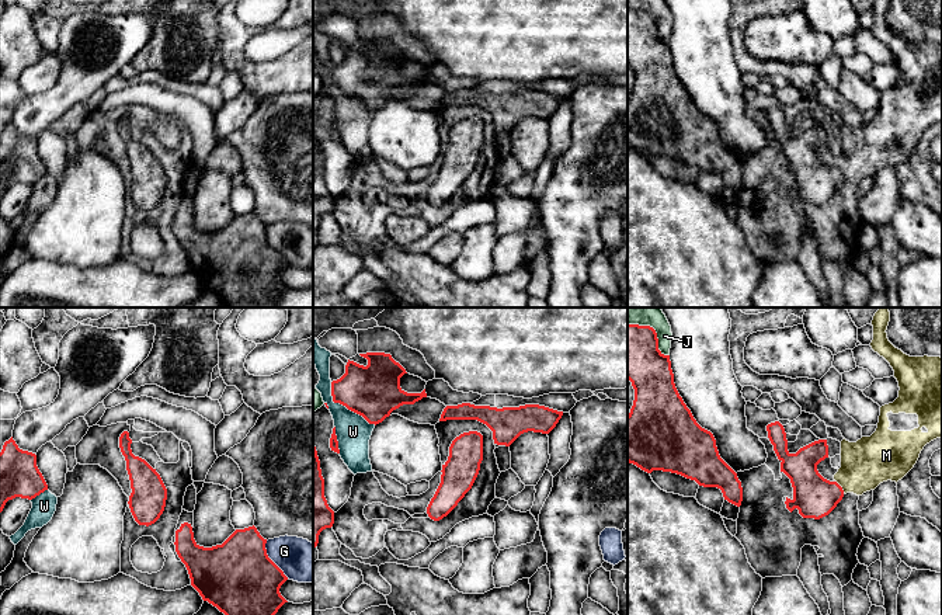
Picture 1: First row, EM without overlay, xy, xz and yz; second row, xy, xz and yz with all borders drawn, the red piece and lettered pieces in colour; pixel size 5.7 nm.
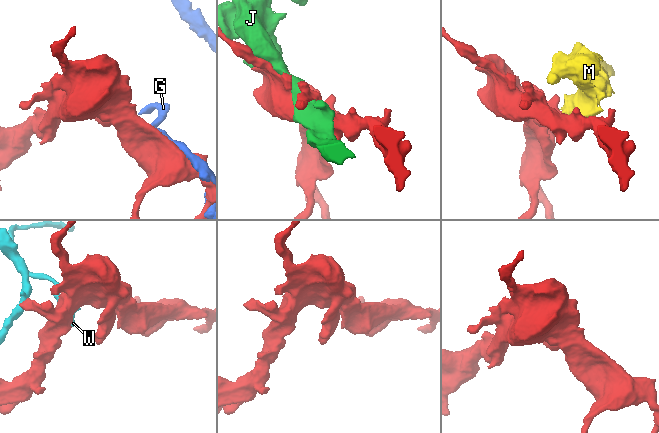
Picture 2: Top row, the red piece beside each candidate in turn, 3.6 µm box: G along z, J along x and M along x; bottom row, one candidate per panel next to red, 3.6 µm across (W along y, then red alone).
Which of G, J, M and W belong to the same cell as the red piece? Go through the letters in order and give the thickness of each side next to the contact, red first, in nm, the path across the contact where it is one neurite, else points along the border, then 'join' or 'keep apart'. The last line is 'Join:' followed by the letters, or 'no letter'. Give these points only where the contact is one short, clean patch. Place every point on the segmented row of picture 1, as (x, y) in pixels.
G: calibres 420 and 240 nm; keep apart
J: calibres 320 and 200 nm; keep apart
M: calibres 240 and 280 nm; border yz (836, 480), (844, 492); keep apart
W: calibres 300 and 200 nm; keep apart
Join: no letter

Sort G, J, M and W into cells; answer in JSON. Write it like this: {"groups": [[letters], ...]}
{"groups": [["G"], ["J"], ["M"], ["W"]]}

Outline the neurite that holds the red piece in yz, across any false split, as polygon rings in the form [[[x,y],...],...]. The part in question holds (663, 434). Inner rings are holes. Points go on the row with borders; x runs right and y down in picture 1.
[[[628,324],[628,379],[635,389],[633,406],[628,414],[628,462],[647,473],[653,470],[671,472],[695,480],[699,486],[717,487],[724,500],[740,507],[743,501],[741,482],[720,458],[713,434],[696,423],[679,396],[674,383],[670,355],[664,355],[658,350],[657,333],[650,326]]]

